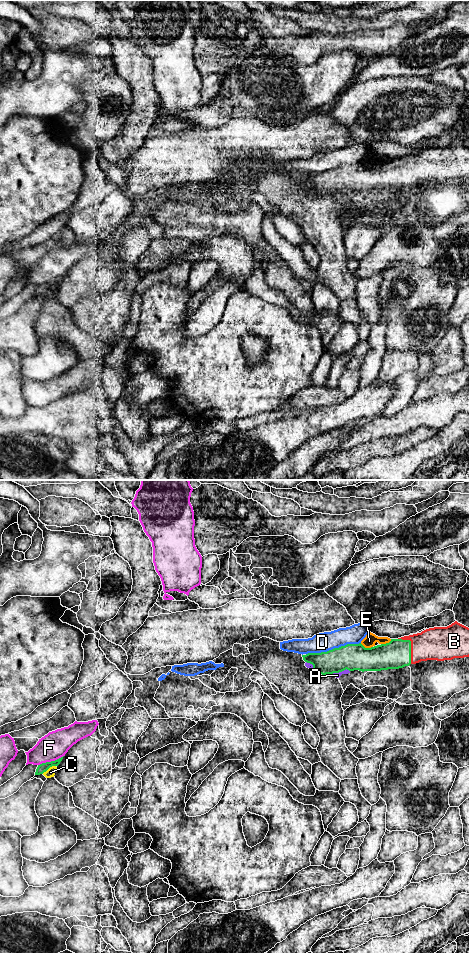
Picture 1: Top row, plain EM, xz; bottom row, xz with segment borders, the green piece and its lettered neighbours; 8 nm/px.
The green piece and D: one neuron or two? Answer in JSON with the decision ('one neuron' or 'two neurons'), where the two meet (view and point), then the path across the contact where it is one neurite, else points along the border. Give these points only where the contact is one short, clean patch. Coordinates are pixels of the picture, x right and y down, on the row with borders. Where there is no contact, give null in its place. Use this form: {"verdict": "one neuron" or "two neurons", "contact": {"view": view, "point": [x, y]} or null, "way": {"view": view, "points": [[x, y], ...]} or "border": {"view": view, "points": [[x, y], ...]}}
{"verdict": "two neurons", "contact": {"view": "xz", "point": [334, 648]}}

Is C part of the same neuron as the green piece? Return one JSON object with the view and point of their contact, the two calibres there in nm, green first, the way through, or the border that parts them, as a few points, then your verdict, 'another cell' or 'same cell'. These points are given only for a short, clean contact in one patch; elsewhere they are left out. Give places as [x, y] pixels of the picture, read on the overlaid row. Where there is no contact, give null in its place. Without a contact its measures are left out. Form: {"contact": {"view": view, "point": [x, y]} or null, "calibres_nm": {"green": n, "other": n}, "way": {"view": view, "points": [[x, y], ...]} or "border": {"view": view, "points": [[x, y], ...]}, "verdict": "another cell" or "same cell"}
{"contact": {"view": "xz", "point": [48, 768]}, "calibres_nm": {"green": 70, "other": 70}, "border": {"view": "xz", "points": [[55, 765], [52, 765], [42, 773]]}, "verdict": "another cell"}

